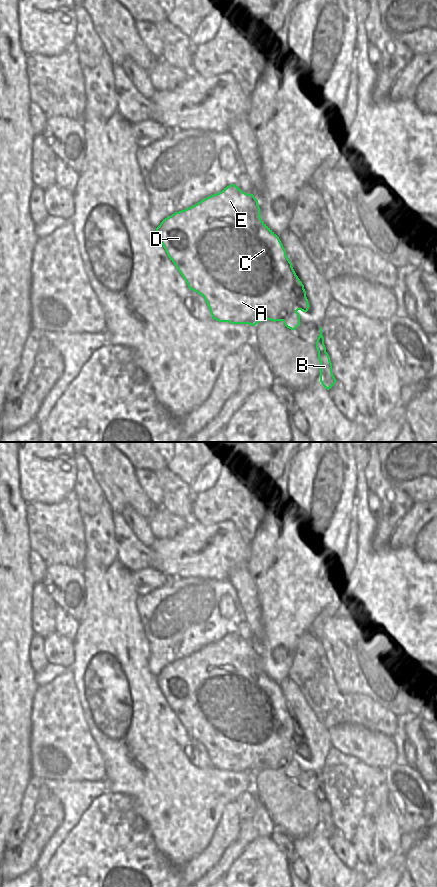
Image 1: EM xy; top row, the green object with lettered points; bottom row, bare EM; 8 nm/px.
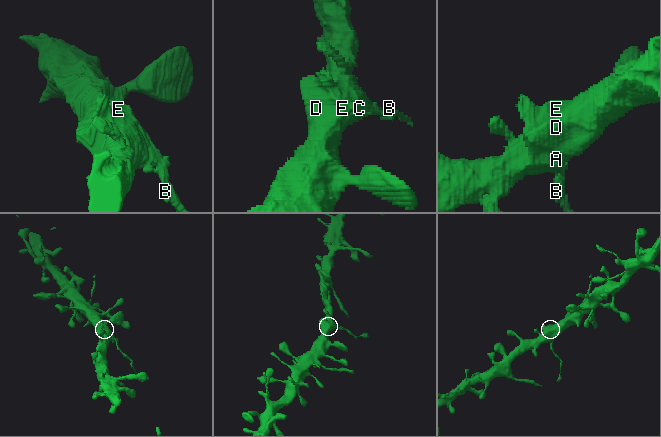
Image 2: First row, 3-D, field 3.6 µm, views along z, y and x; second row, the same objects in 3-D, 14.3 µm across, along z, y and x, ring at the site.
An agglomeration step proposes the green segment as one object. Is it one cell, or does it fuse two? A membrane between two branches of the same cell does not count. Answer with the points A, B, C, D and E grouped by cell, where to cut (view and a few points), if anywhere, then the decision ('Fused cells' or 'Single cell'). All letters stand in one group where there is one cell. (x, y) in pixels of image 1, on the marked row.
Groups: A C D E / B. Split along xy (318, 351), (325, 352). Fused cells

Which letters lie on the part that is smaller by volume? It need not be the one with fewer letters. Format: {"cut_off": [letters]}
{"cut_off": ["B"]}

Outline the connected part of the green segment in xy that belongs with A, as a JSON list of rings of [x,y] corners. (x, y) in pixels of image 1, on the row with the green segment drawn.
[[[231,184],[221,192],[213,194],[197,204],[185,210],[175,212],[171,216],[165,218],[156,228],[156,231],[158,233],[158,239],[162,243],[168,257],[186,281],[189,289],[204,297],[213,319],[219,322],[249,324],[251,326],[255,326],[263,320],[271,320],[273,322],[282,321],[284,325],[291,330],[295,330],[300,325],[300,315],[297,311],[301,310],[307,312],[310,307],[304,285],[296,275],[279,237],[262,221],[258,200],[253,194],[247,194],[235,184]]]

